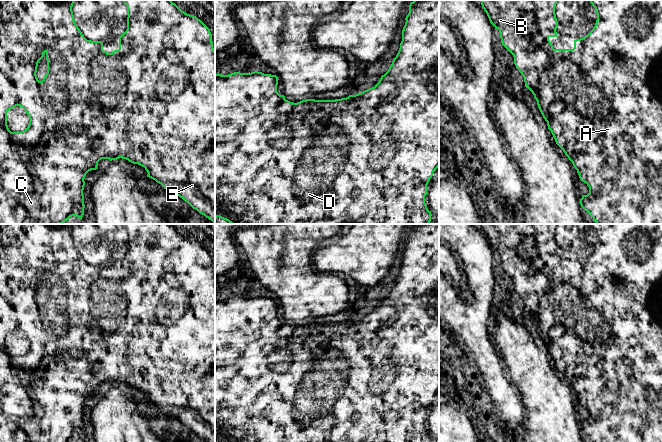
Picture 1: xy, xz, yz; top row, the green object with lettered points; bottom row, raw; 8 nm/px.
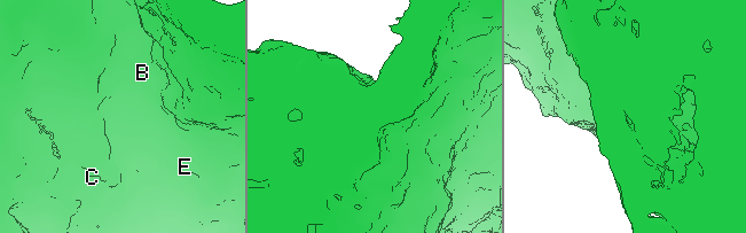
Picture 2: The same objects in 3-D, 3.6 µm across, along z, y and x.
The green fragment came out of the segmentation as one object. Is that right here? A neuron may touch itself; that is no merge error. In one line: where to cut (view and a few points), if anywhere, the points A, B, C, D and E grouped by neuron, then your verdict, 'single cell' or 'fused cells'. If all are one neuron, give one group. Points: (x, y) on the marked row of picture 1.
no cut; A B C D E; single cell

